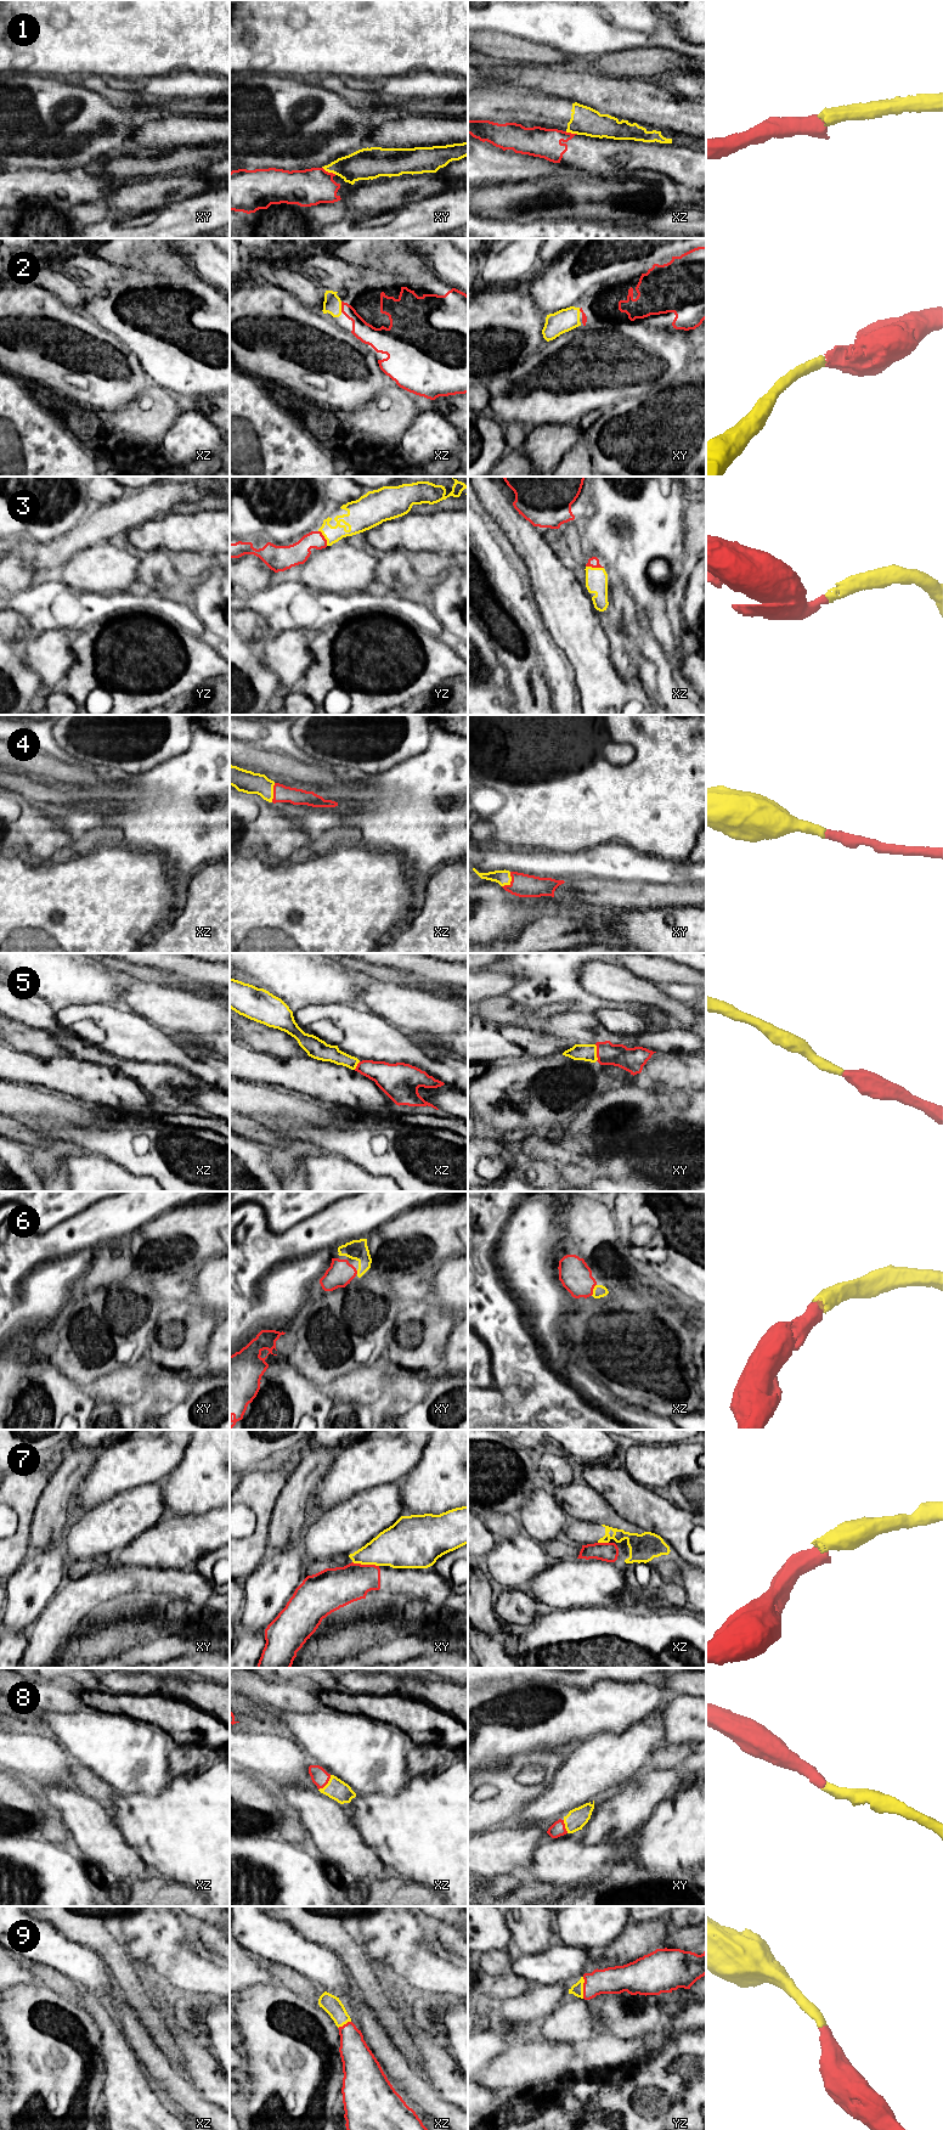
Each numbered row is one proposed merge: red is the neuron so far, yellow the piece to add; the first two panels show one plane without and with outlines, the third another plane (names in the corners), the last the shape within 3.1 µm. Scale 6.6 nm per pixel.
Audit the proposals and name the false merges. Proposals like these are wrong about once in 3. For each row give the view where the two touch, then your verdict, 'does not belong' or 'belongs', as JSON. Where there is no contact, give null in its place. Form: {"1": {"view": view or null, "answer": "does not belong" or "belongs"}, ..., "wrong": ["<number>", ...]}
{"1": {"view": "xy", "answer": "does not belong"}, "2": {"view": "xz", "answer": "belongs"}, "3": {"view": "xz", "answer": "belongs"}, "4": {"view": "xy", "answer": "belongs"}, "5": {"view": "xy", "answer": "belongs"}, "6": {"view": "xz", "answer": "belongs"}, "7": {"view": "xy", "answer": "does not belong"}, "8": {"view": "xz", "answer": "belongs"}, "9": {"view": "yz", "answer": "belongs"}, "wrong": ["1", "7"]}

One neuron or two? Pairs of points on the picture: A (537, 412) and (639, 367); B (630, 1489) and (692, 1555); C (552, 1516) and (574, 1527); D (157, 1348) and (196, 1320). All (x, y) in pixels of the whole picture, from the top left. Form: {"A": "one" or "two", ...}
{"A": "one", "B": "one", "C": "two", "D": "one"}

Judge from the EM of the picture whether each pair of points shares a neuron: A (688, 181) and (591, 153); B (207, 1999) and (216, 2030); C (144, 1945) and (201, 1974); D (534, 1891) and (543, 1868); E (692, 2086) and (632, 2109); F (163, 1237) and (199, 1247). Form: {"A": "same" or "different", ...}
{"A": "same", "B": "same", "C": "same", "D": "different", "E": "same", "F": "same"}

